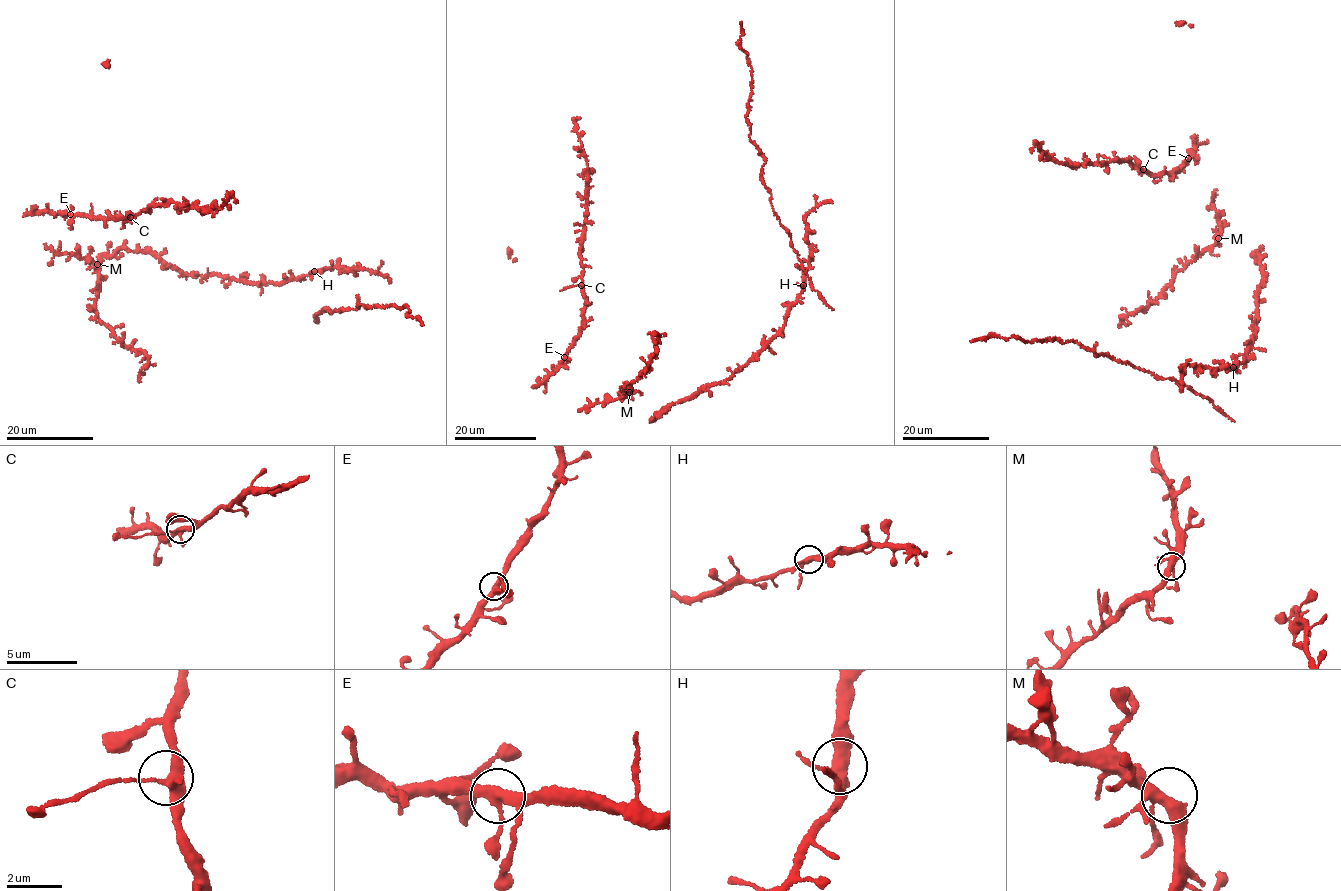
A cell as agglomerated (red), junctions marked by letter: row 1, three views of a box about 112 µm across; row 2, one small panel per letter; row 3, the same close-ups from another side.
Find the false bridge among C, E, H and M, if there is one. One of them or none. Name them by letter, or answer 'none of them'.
none of them

